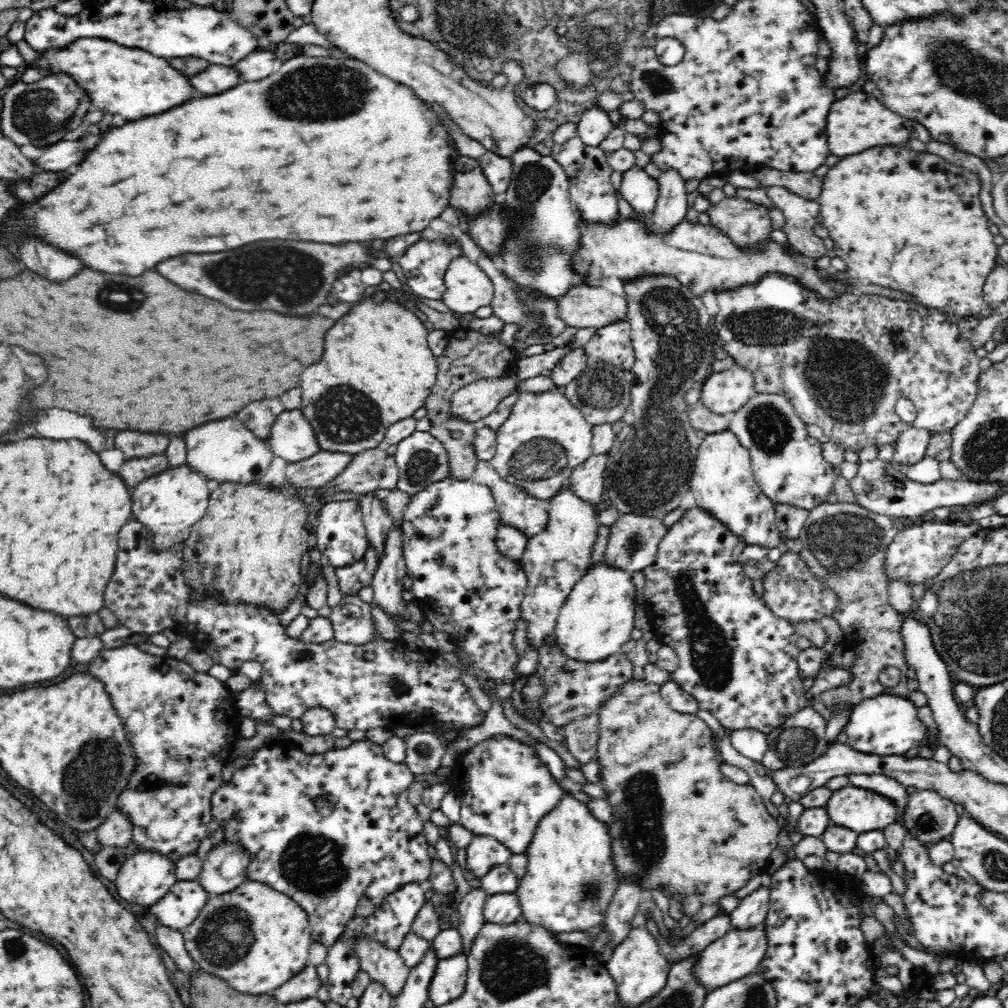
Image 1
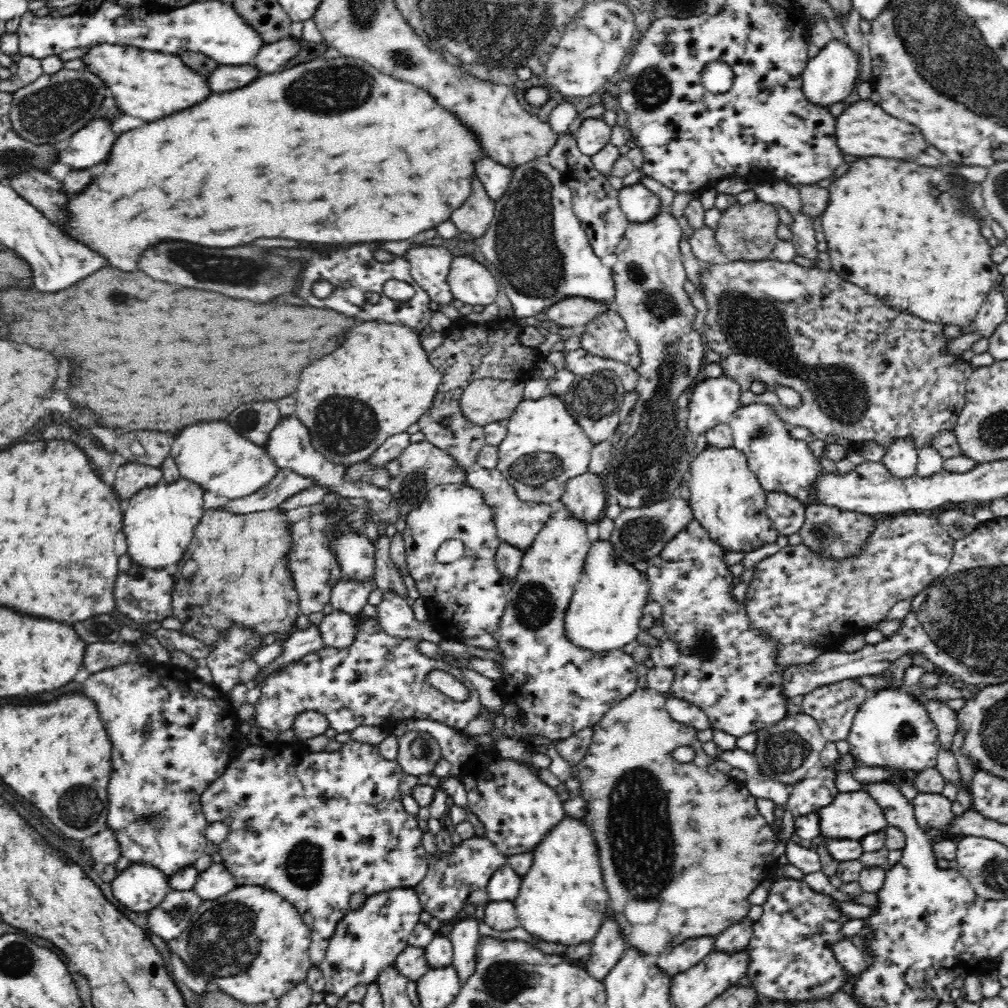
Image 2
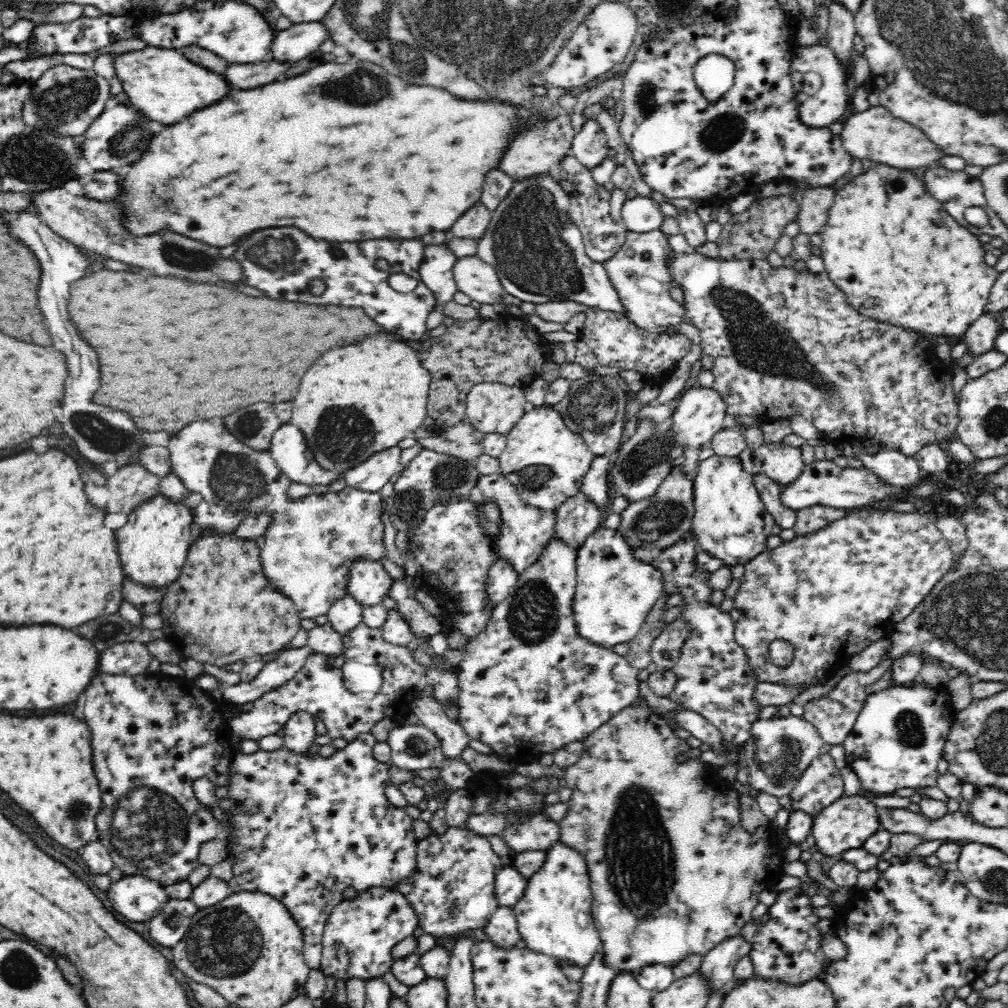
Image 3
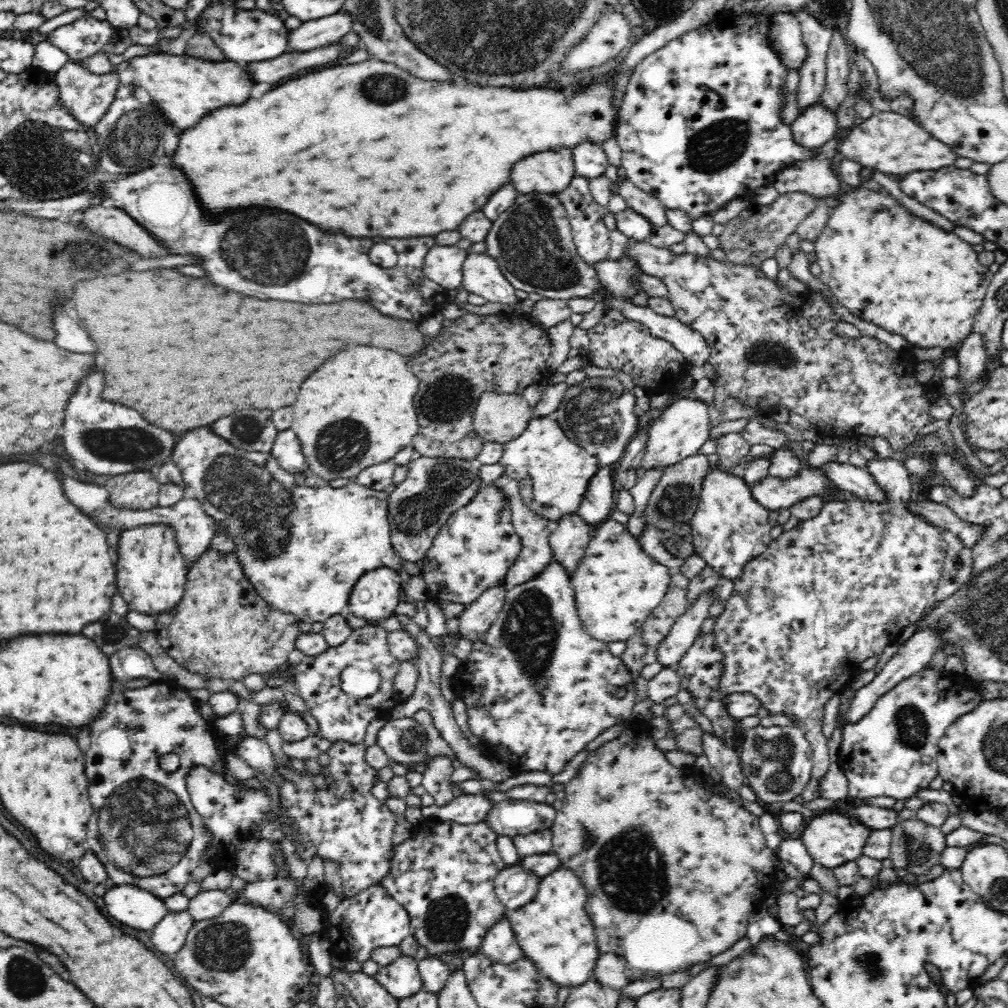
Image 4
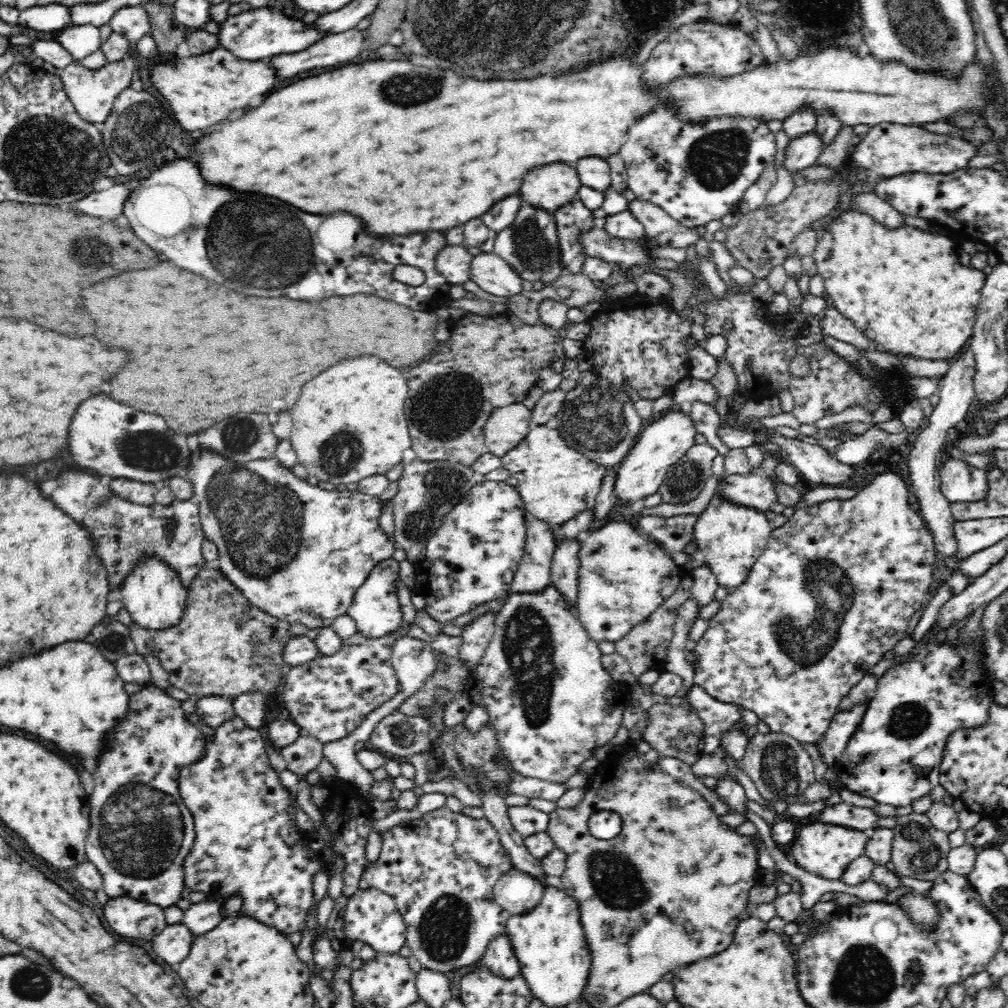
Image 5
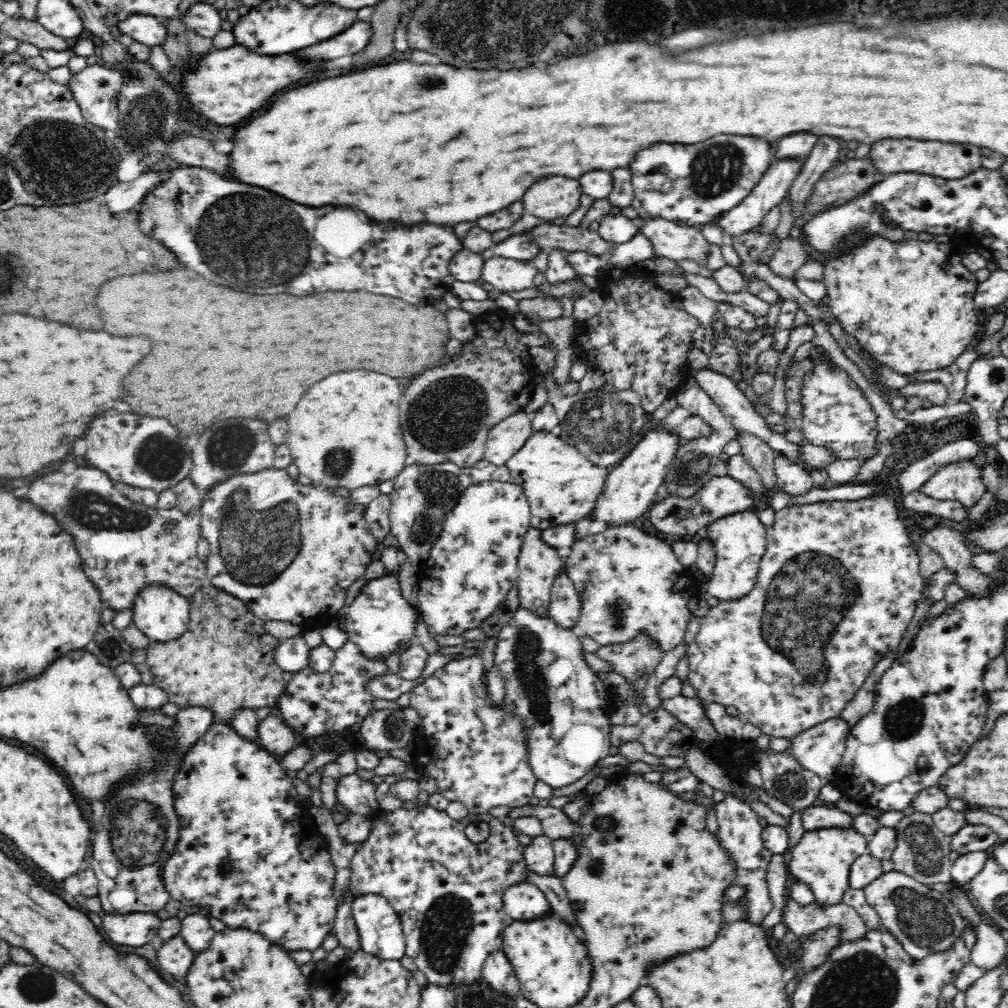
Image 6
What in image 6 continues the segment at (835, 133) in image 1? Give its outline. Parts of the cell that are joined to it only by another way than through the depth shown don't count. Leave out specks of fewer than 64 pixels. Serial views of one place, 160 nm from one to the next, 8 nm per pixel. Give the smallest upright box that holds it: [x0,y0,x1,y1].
[870,140,982,180]

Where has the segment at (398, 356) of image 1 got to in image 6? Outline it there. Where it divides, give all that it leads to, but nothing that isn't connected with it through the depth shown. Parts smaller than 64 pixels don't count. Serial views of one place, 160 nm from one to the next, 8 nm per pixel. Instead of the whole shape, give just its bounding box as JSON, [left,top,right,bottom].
[286,370,407,492]

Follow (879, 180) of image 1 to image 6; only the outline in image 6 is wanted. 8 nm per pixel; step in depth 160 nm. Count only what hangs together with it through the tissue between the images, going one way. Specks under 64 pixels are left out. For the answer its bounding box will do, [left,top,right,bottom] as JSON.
[824,236,979,376]

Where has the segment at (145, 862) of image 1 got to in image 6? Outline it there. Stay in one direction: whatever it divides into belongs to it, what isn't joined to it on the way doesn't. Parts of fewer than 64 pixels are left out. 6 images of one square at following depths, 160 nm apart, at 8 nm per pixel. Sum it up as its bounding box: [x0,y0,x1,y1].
[104,912,161,946]

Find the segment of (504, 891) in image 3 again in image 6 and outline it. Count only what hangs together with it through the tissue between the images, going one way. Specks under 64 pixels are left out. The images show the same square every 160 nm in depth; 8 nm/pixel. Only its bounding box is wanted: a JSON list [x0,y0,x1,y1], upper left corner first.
[503,880,552,921]

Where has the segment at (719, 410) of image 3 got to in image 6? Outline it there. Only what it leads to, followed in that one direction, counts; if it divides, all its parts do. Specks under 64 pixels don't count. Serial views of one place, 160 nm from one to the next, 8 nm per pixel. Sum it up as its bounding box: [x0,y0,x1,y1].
[590,429,679,527]

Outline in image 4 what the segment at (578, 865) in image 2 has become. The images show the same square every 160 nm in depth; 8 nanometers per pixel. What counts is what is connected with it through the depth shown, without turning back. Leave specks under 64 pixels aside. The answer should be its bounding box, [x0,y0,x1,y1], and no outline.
[506,866,599,990]

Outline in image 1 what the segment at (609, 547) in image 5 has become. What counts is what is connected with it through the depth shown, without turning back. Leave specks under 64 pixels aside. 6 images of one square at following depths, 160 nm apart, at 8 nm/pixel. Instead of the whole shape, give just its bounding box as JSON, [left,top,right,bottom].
[554,558,639,662]

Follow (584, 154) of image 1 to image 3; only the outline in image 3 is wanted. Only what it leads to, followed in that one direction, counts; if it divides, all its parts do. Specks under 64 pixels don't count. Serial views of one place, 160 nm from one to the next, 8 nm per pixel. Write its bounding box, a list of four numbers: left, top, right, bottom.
[552,154,627,264]

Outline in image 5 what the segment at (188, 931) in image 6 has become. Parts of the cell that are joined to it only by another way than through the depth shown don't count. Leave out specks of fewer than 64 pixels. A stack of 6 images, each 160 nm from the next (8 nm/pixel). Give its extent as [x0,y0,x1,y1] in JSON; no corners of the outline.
[183,899,223,938]

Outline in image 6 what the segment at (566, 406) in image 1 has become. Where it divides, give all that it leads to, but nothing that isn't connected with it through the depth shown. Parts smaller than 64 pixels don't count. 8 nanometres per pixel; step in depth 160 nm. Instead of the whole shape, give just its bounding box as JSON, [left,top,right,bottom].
[505,431,609,530]

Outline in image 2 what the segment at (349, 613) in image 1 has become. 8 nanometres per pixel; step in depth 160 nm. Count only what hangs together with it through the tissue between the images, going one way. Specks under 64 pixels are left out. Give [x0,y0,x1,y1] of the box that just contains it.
[319,610,361,650]

